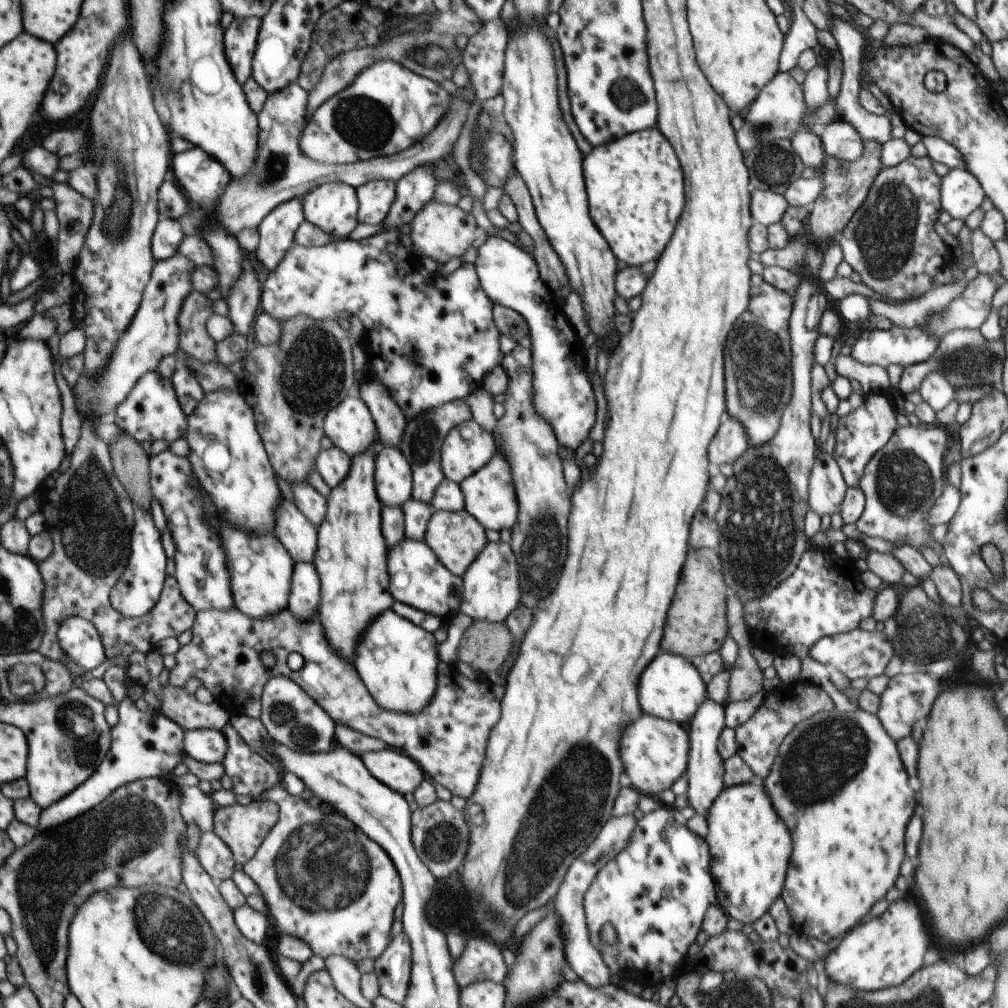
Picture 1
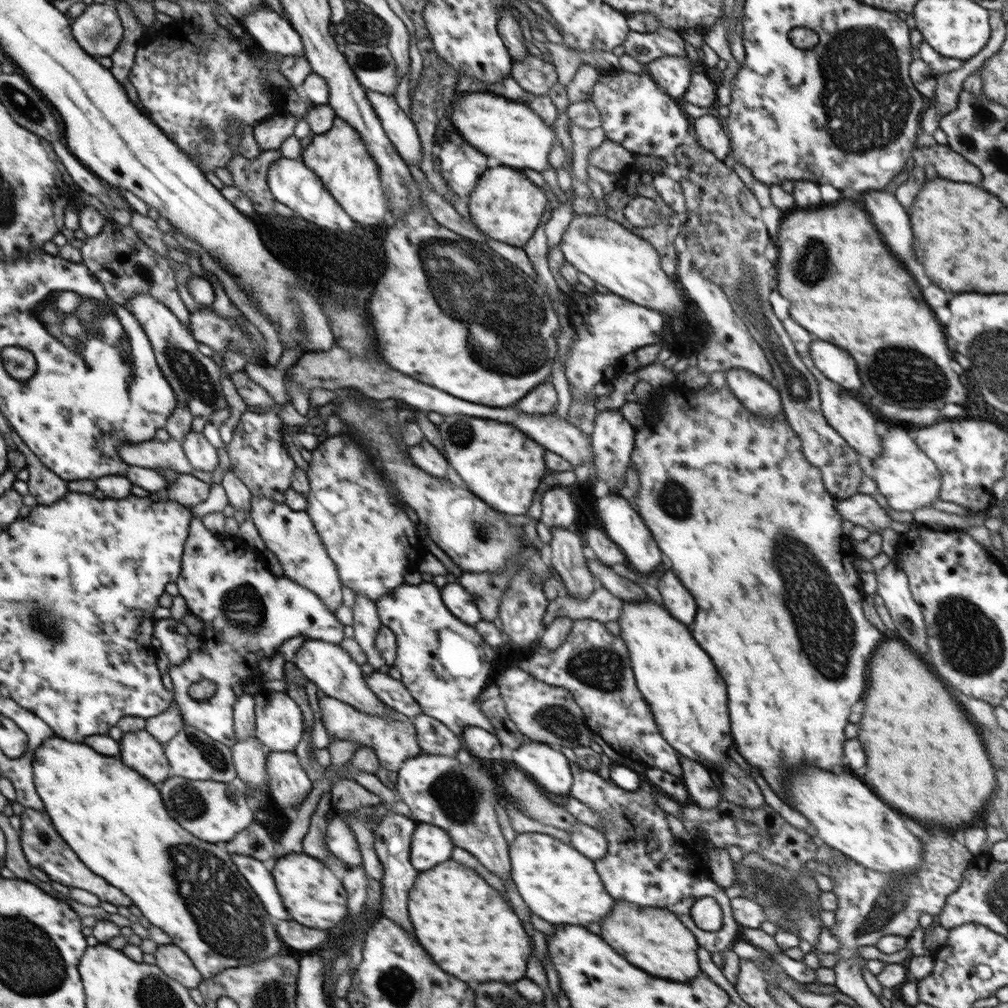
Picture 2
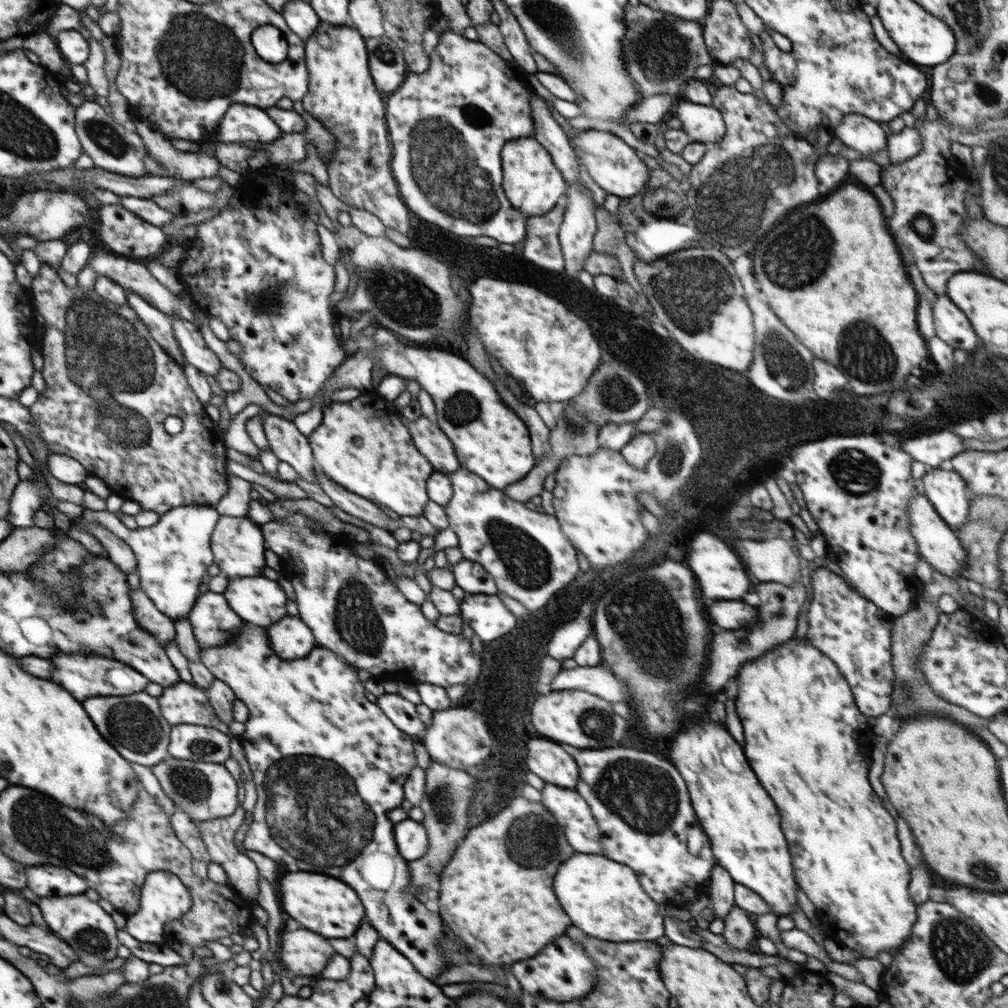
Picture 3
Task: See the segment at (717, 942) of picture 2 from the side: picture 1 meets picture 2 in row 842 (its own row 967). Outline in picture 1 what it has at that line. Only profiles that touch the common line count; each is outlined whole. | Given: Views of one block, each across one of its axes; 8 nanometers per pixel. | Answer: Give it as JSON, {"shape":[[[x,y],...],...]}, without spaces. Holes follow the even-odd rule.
{"shape":[[[659,800],[657,803],[653,812],[637,821],[637,830],[622,852],[597,872],[583,898],[590,942],[598,949],[612,974],[621,980],[656,987],[679,974],[688,956],[688,948],[696,943],[696,936],[702,929],[706,910],[716,902],[708,843],[686,825],[675,822],[674,807],[662,804]],[[606,922],[610,922],[618,933],[616,946],[608,946],[600,937],[600,930]]]}

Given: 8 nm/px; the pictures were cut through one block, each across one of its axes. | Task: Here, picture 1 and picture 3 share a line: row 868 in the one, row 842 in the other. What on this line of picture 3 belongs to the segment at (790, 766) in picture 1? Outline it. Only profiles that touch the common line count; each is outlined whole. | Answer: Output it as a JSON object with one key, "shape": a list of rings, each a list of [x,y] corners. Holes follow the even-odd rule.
{"shape":[[[792,637],[782,646],[742,664],[736,684],[736,714],[740,716],[746,738],[744,754],[760,784],[778,806],[799,888],[814,902],[816,910],[822,910],[834,930],[864,936],[862,944],[868,942],[862,948],[864,957],[876,959],[876,954],[882,951],[890,951],[894,956],[917,922],[917,906],[908,894],[910,866],[900,854],[896,822],[882,808],[868,782],[870,750],[856,736],[846,734],[846,726],[866,724],[867,720],[857,708],[846,677],[806,637],[801,640]]]}

